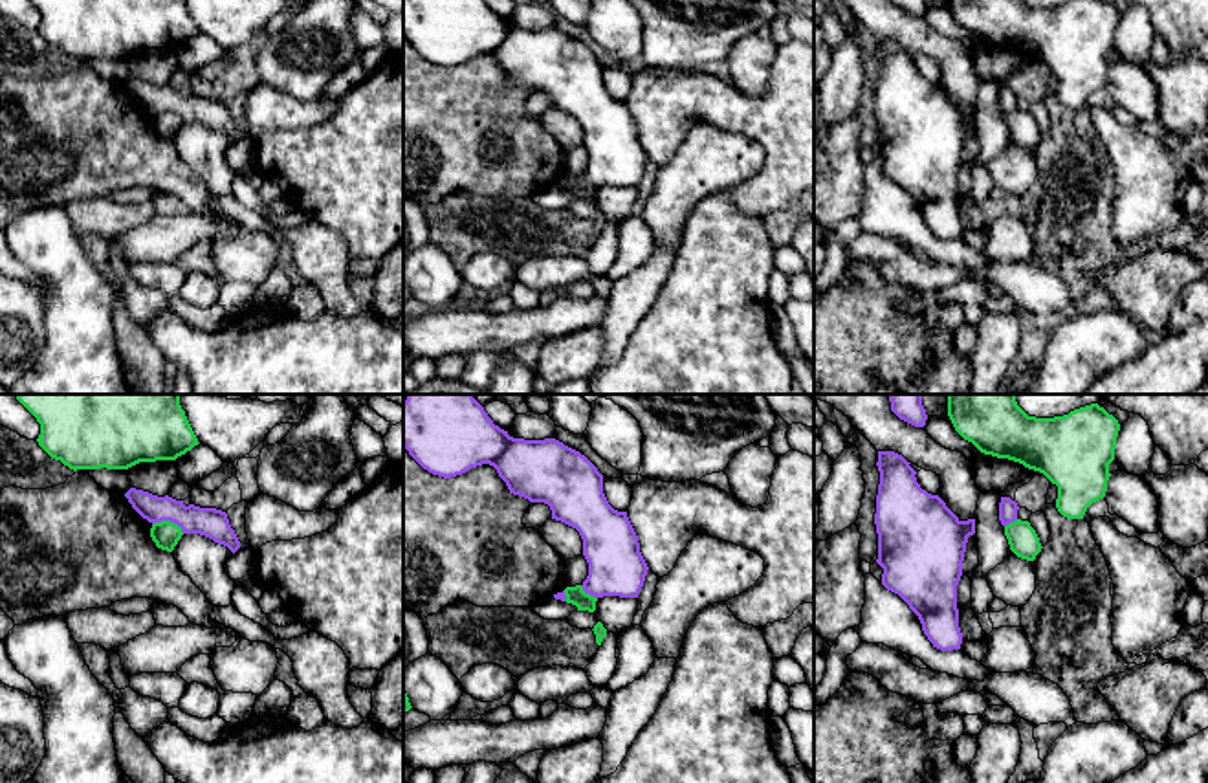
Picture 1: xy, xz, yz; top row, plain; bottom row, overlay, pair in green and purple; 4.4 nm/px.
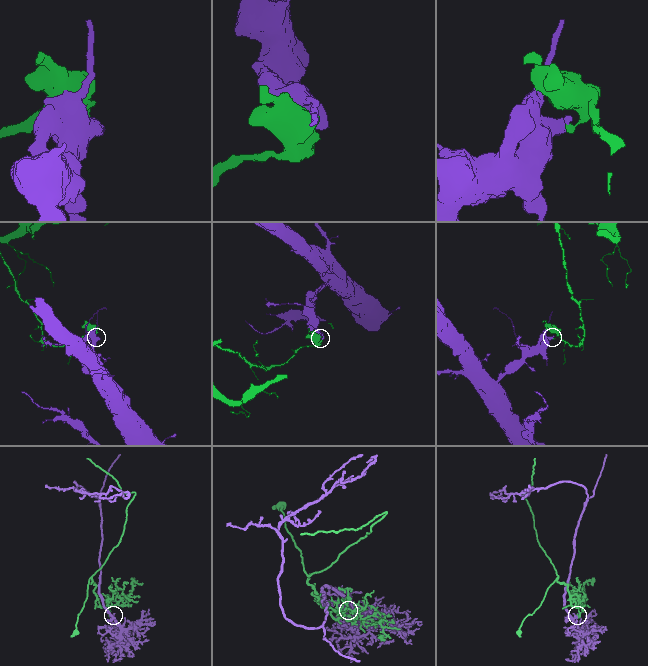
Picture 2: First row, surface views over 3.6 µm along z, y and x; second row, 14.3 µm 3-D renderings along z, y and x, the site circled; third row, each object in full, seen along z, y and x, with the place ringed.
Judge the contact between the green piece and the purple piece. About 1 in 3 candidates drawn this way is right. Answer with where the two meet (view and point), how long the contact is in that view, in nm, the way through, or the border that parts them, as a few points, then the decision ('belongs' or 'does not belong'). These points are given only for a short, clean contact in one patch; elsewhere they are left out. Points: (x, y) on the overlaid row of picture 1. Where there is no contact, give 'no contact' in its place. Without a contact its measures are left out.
xy (169, 521) | 150 nm | along xy (153, 523), (173, 521), (184, 532) | does not belong

